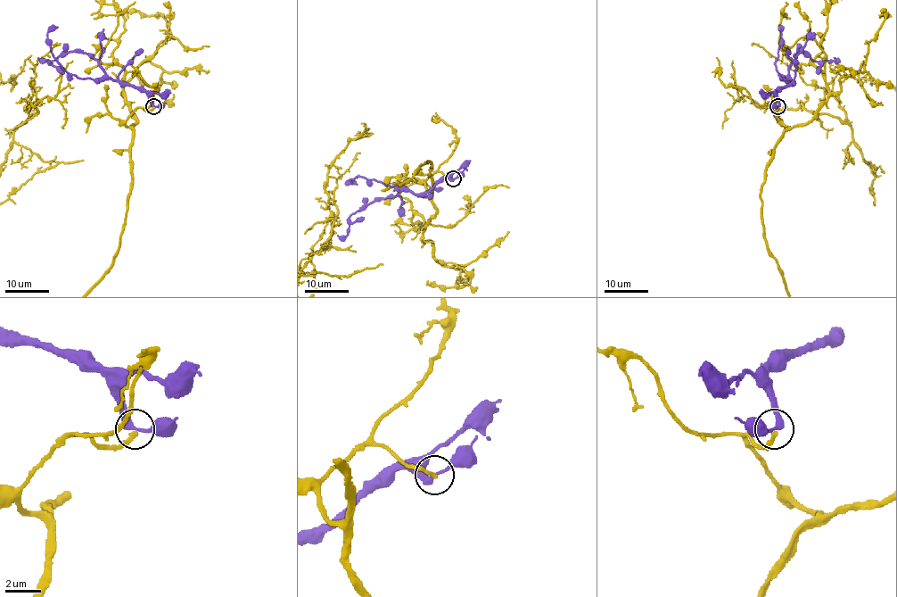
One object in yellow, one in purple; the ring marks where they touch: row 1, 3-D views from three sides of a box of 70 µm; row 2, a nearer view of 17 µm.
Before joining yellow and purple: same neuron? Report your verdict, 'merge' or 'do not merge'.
do not merge

